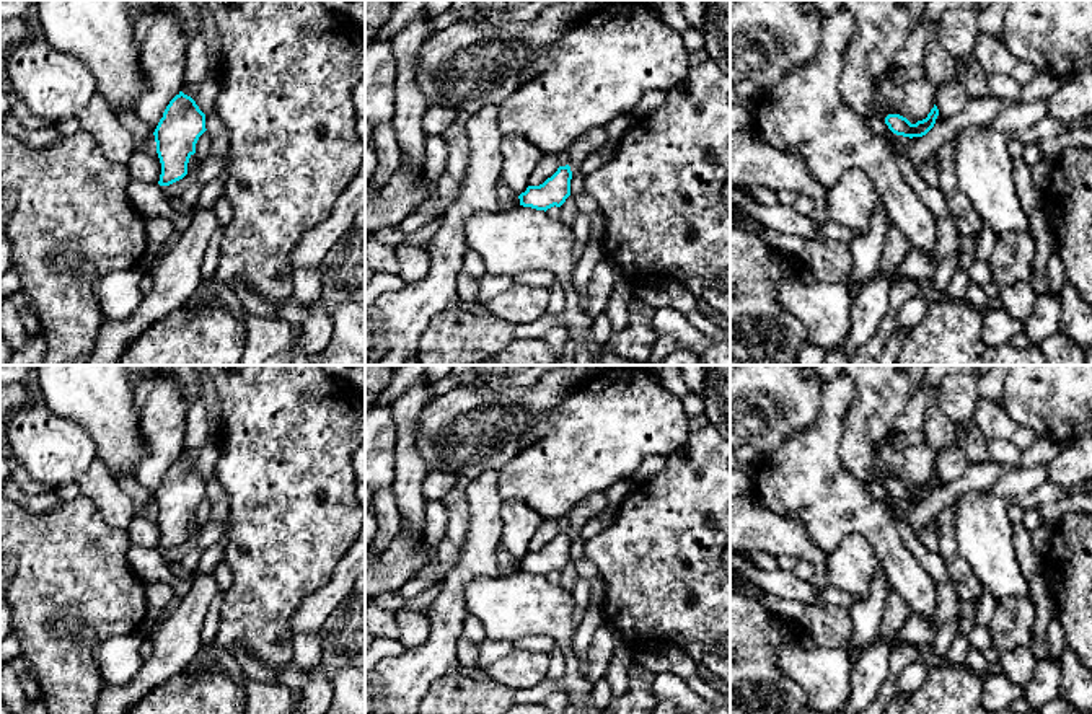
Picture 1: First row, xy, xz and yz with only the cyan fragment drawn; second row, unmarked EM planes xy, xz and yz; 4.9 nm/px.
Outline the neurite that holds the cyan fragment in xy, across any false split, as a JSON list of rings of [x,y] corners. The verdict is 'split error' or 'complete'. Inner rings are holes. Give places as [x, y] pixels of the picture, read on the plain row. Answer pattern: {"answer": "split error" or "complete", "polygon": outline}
{"answer": "complete", "polygon": [[[179,456],[153,497],[161,528],[160,551],[170,551],[187,540],[189,523],[205,496],[205,479],[191,461]]]}

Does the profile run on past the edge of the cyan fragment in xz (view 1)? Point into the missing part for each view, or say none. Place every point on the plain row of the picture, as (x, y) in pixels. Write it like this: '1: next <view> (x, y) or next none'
1: next none

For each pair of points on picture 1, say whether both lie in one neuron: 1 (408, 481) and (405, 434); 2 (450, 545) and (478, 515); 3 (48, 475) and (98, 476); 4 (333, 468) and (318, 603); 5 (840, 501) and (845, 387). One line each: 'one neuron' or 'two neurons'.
1: one neuron
2: two neurons
3: two neurons
4: two neurons
5: one neuron

